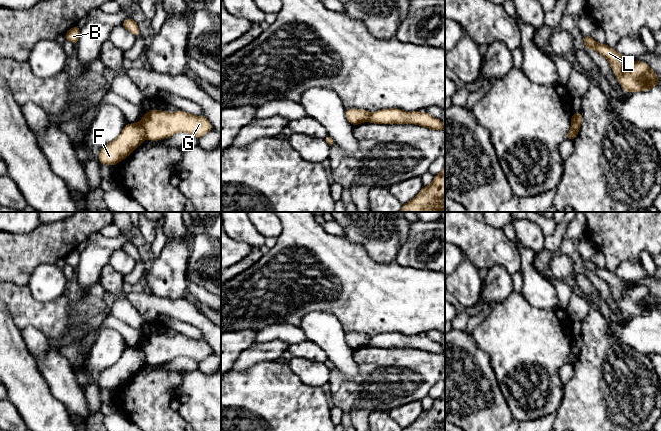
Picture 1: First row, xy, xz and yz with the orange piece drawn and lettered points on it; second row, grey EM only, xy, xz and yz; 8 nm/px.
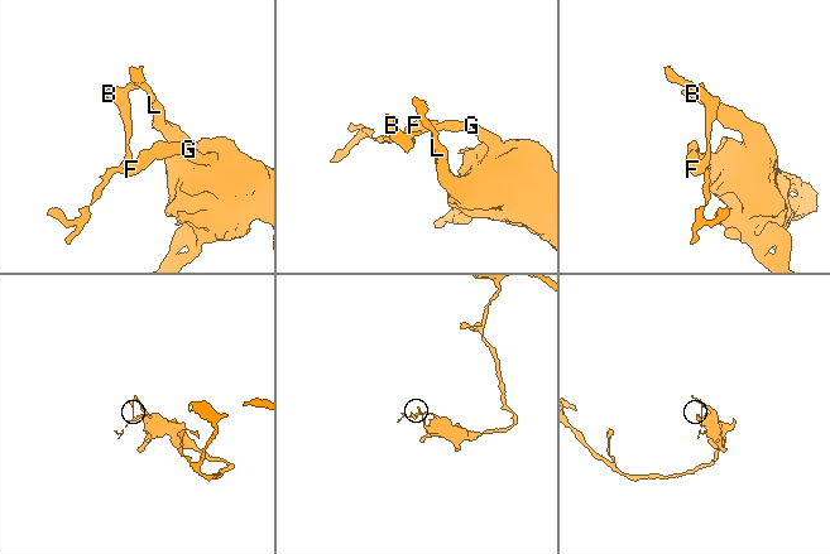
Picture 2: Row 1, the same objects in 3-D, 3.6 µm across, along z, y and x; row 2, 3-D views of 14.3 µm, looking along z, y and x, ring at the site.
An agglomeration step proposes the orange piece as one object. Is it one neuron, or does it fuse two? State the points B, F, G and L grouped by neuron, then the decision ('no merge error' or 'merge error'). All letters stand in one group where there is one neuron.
B F / G L | merge error

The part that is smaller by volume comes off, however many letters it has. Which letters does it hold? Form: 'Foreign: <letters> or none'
Foreign: B, F

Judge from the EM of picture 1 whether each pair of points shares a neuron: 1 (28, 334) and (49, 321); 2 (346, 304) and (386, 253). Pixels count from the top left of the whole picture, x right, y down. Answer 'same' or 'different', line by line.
1: different
2: different

